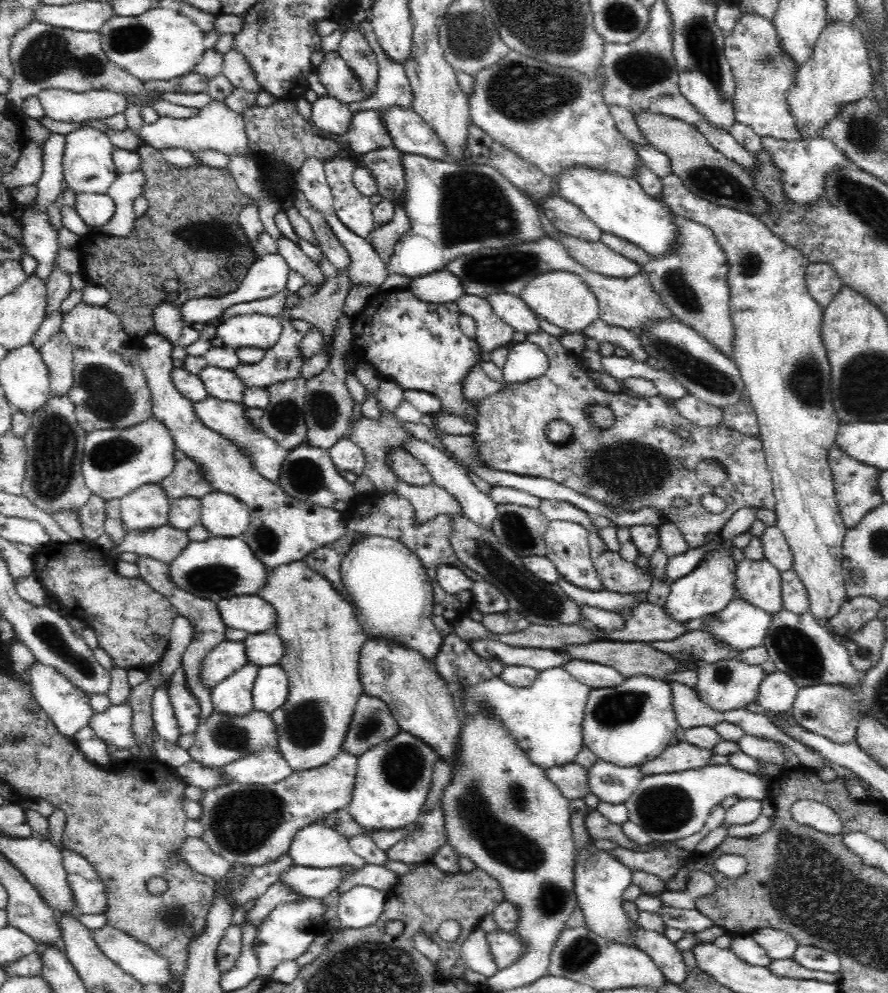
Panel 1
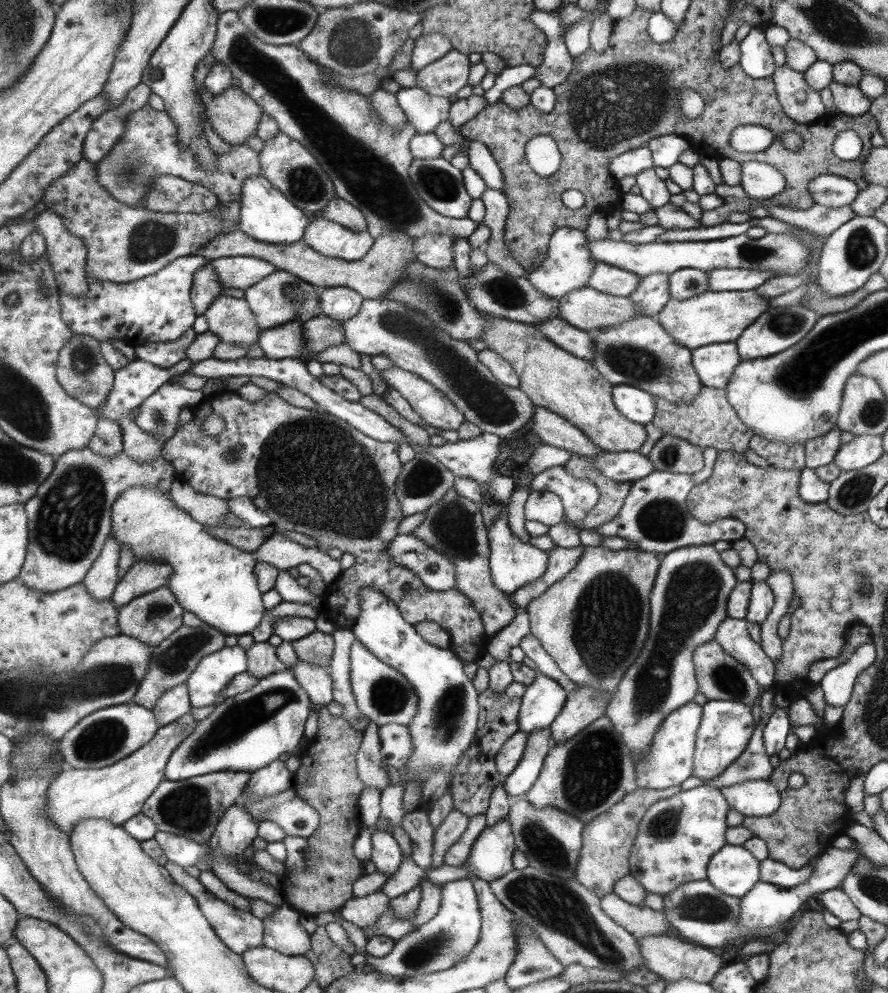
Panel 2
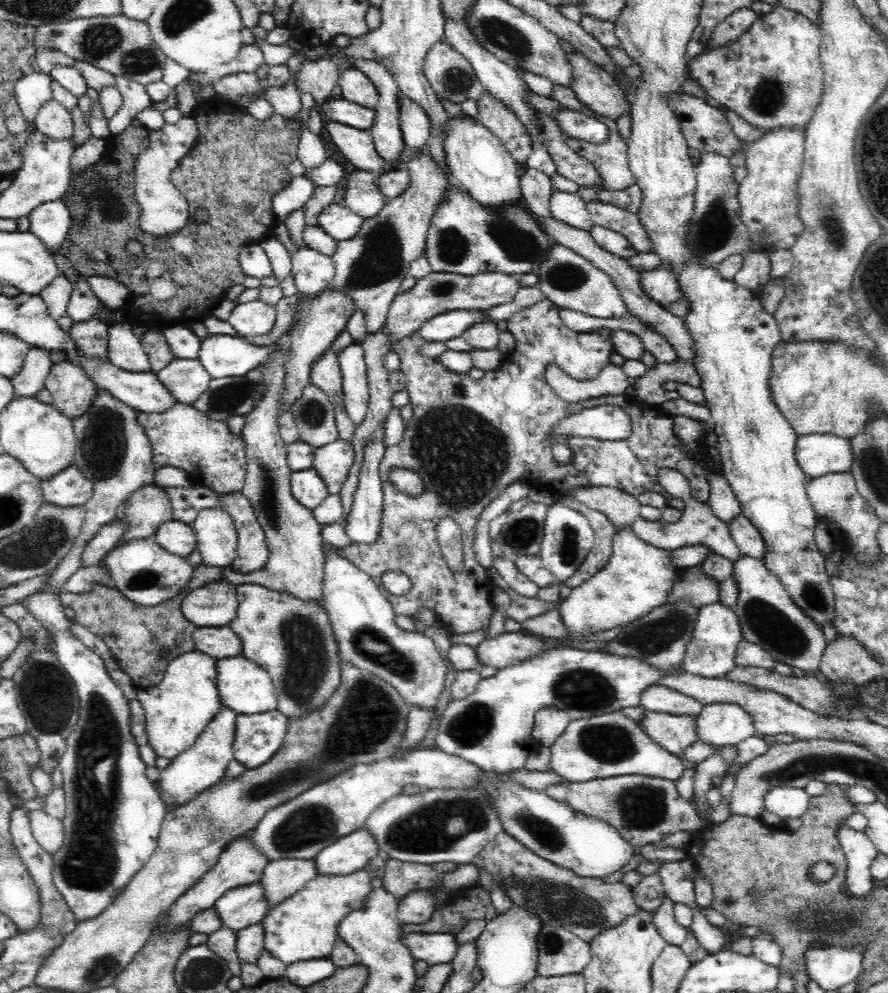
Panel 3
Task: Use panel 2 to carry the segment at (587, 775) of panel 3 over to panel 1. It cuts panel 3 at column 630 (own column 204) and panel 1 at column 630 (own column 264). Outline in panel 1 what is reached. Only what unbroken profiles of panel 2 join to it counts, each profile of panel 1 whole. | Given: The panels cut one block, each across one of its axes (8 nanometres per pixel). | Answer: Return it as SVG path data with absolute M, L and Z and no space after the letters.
M636 674L630 678L626 677L622 684L614 688L591 689L581 724L584 746L590 748L600 760L616 766L641 766L660 756L670 746L670 740L674 738L674 732L679 725L671 699L671 684L667 679Z

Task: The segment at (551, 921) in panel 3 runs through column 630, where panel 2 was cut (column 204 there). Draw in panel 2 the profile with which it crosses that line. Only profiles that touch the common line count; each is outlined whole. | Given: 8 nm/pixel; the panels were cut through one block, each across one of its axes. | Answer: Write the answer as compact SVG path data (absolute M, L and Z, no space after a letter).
M211 896L211 912L204 912L204 908L201 908L201 912L220 940L239 956L251 948L261 947L264 943L263 920L247 910L235 909Z

